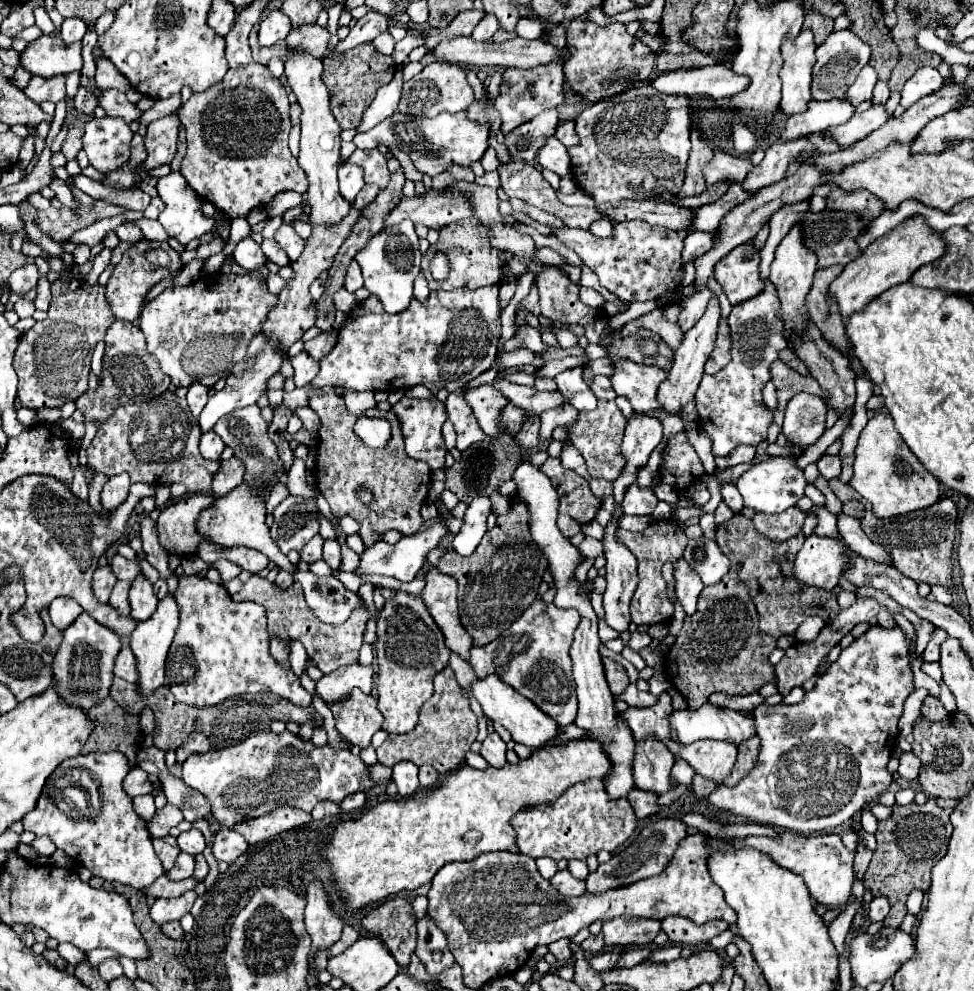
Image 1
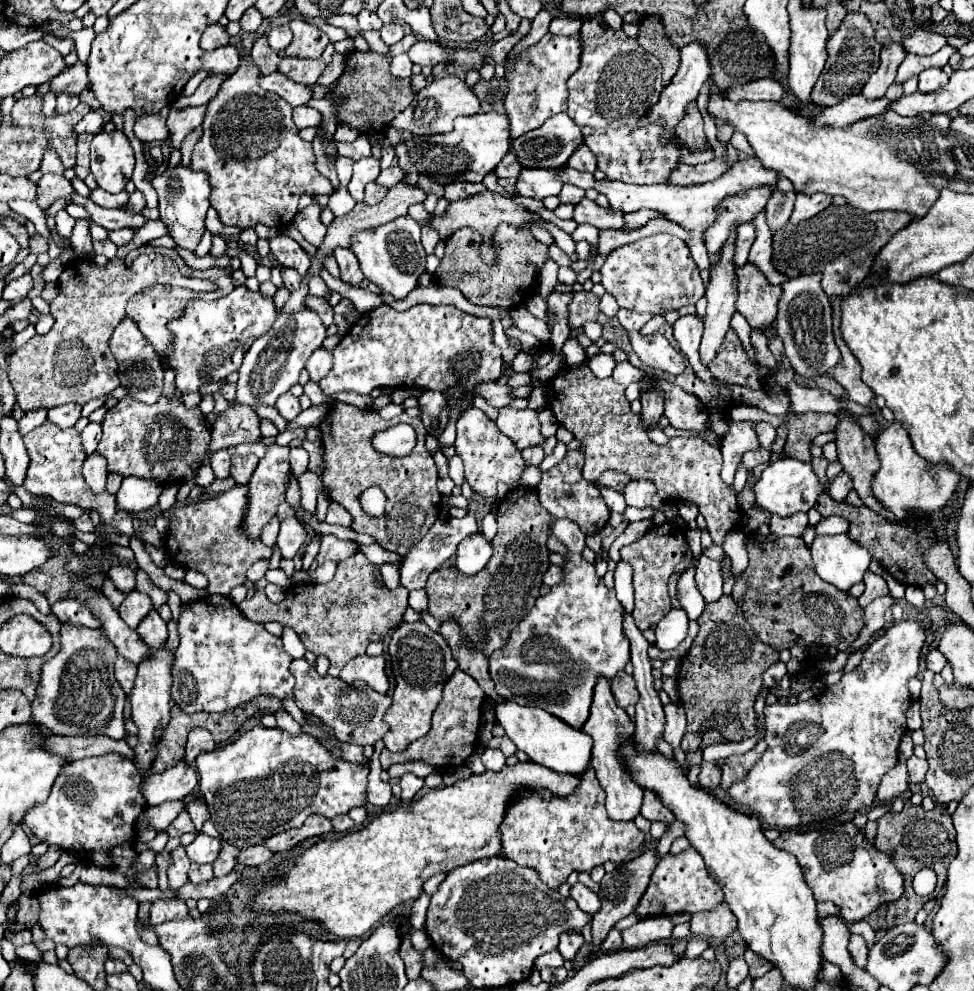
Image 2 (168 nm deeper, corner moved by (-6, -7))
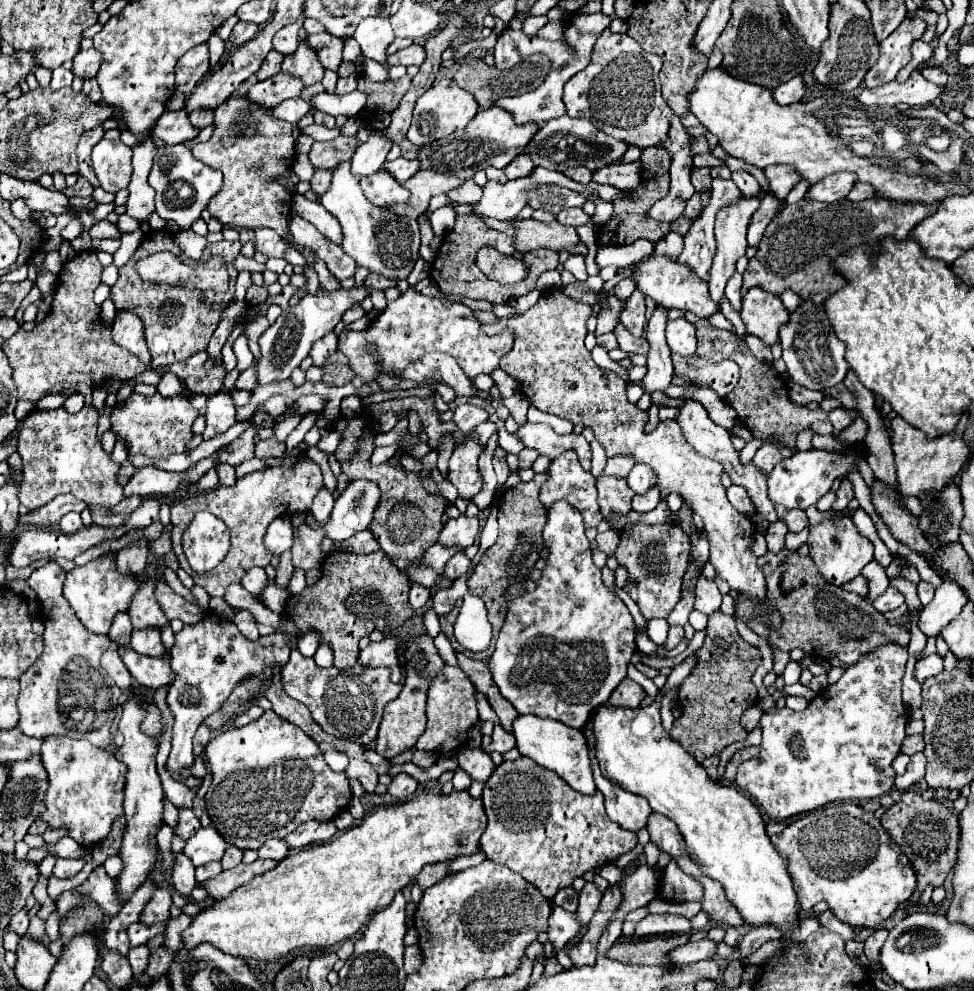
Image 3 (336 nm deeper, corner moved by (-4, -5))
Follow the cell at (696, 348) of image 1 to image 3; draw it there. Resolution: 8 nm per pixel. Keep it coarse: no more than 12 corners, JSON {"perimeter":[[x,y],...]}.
{"perimeter":[[758,196],[724,206],[716,218],[718,250],[710,268],[710,296],[724,296],[746,232]]}

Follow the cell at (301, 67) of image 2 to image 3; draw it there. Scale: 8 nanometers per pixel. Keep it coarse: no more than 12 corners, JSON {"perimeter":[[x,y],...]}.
{"perimeter":[[280,72],[256,82],[246,100],[274,108],[298,98],[302,80]]}

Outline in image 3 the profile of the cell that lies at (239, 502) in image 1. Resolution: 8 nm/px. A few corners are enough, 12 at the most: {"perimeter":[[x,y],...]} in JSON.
{"perimeter":[[316,394],[302,396],[294,405],[301,417],[320,413],[327,398]]}

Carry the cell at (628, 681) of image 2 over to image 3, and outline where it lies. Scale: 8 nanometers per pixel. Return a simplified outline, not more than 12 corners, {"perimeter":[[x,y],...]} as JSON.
{"perimeter":[[624,678],[608,704],[638,708],[644,700],[642,686]]}

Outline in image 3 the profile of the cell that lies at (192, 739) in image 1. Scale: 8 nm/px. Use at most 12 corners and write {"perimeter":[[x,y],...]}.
{"perimeter":[[206,724],[194,734],[194,756],[202,754],[210,742],[210,728]]}

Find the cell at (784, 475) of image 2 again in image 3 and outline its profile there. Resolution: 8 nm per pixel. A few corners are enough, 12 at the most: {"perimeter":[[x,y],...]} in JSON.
{"perimeter":[[798,450],[768,476],[774,504],[816,504],[858,470],[860,452]]}

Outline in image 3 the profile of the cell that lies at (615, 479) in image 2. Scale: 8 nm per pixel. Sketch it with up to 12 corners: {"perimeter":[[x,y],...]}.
{"perimeter":[[630,456],[608,458],[604,474],[626,476],[634,466]]}

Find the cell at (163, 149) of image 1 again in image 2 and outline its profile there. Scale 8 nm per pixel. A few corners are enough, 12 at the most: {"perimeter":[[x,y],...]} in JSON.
{"perimeter":[[204,108],[172,110],[168,142],[174,150],[202,124]]}

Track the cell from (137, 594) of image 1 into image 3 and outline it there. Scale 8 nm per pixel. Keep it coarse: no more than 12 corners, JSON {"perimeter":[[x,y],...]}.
{"perimeter":[[158,628],[132,632],[132,648],[142,656],[162,658]]}

